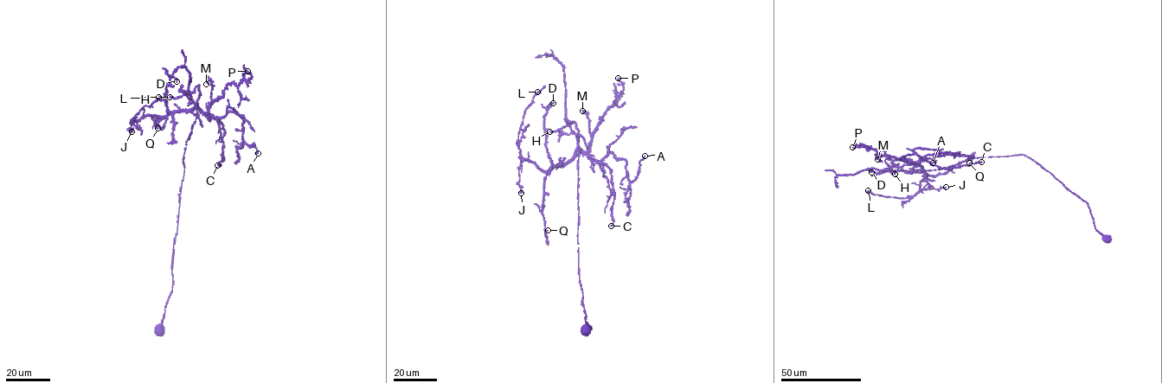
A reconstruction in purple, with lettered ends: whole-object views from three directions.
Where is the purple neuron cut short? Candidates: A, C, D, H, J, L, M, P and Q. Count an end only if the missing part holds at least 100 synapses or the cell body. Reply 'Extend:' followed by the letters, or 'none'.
Extend: H

